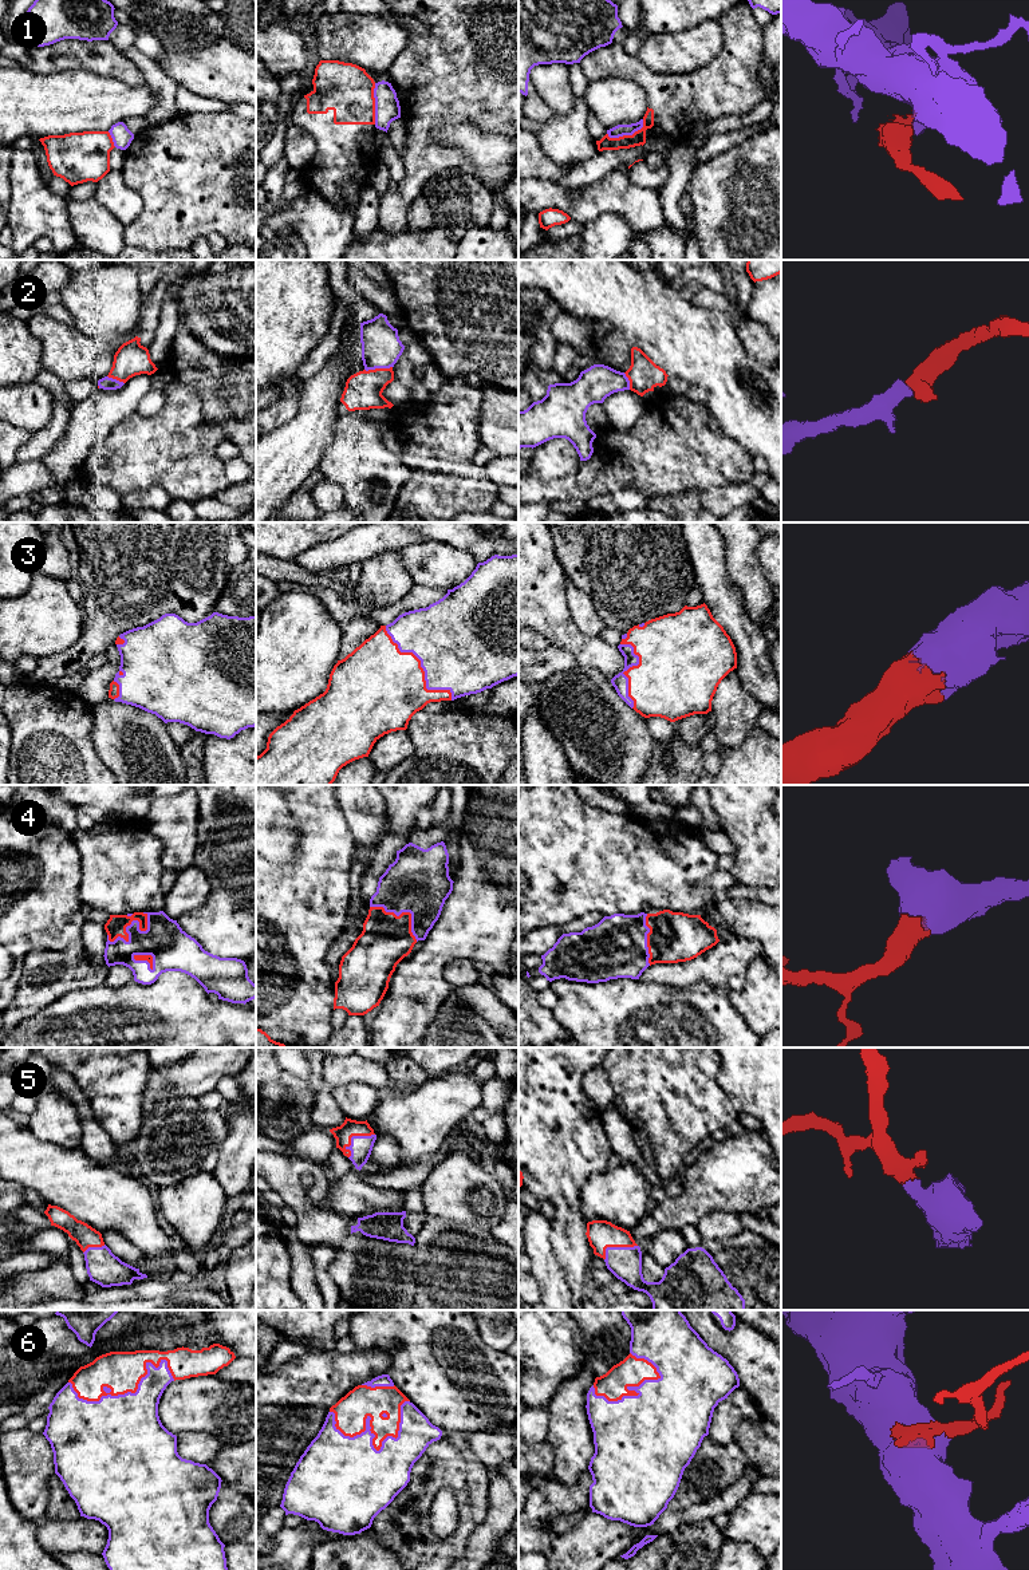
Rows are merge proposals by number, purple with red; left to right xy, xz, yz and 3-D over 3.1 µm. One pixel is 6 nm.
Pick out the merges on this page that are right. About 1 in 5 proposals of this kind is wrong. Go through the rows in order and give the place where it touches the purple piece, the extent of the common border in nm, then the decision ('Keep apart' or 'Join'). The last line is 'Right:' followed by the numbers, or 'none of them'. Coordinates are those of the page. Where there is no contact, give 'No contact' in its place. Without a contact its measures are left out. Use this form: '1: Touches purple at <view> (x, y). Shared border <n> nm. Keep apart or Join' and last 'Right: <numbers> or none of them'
1: Touches purple at yz (627, 134). Shared border 240 nm. Keep apart
2: Touches purple at xz (378, 367). Shared border 170 nm. Join
3: Touches purple at xz (421, 666). Shared border 600 nm. Join
4: Touches purple at xy (131, 923). Shared border 300 nm. Join
5: Touches purple at xz (353, 1136). Shared border 220 nm. Join
6: Touches purple at xy (130, 1392). Shared border 650 nm. Join
Right: 2, 3, 4, 5, 6

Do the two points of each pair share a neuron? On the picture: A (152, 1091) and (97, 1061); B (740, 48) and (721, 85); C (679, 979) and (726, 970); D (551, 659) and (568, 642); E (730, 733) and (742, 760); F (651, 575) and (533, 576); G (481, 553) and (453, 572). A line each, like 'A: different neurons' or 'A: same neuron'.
A: different neurons
B: same neuron
C: same neuron
D: different neurons
E: different neurons
F: different neurons
G: different neurons

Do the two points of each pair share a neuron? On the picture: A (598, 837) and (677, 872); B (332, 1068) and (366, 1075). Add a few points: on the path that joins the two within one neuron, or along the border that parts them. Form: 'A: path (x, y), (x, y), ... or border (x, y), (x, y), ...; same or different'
A: path (618, 858), (626, 866), (657, 866); same
B: path (340, 1069), (358, 1069); same

